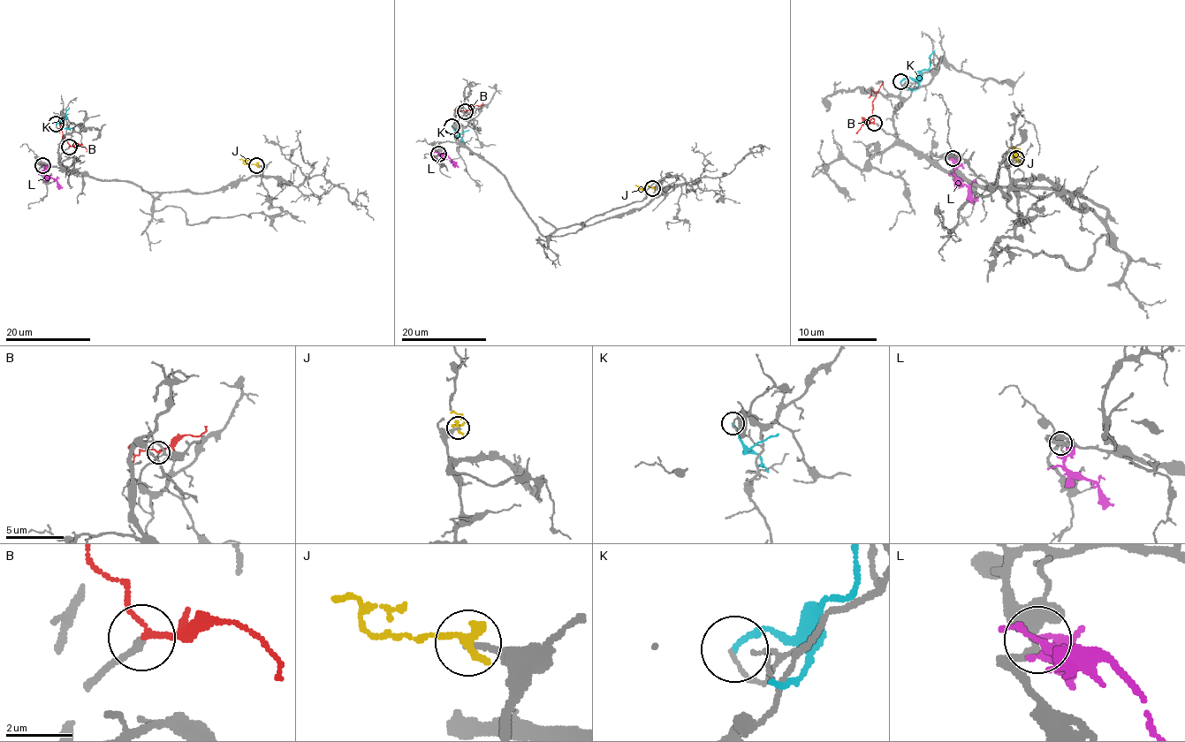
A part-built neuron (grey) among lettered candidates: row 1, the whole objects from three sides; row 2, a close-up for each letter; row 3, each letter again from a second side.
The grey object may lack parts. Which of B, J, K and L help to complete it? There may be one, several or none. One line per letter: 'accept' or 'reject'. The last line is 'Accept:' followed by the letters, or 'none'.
B: accept
J: reject
K: reject
L: reject
Accept: B

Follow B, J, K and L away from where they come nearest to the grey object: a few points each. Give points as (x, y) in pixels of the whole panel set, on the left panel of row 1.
B: (69, 147), (59, 124)
J: (256, 164), (239, 159)
K: (56, 124), (65, 117), (69, 108)
L: (42, 164), (44, 173), (63, 188)

